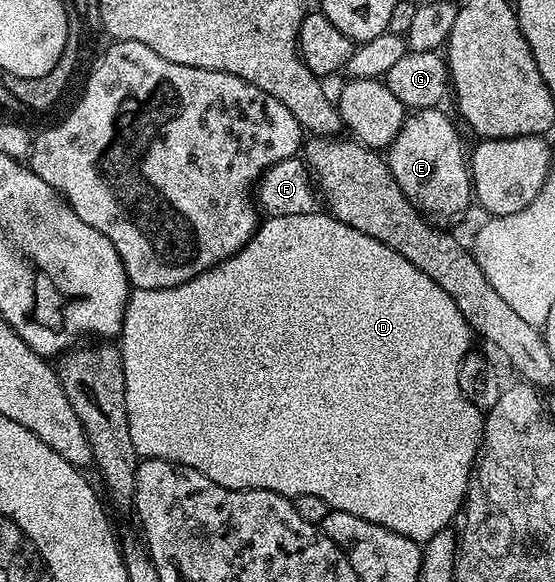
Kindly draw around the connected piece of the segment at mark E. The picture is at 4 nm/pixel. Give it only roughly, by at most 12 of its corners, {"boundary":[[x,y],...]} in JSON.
{"boundary":[[439,107],[412,110],[385,158],[420,215],[473,203],[469,155]]}

